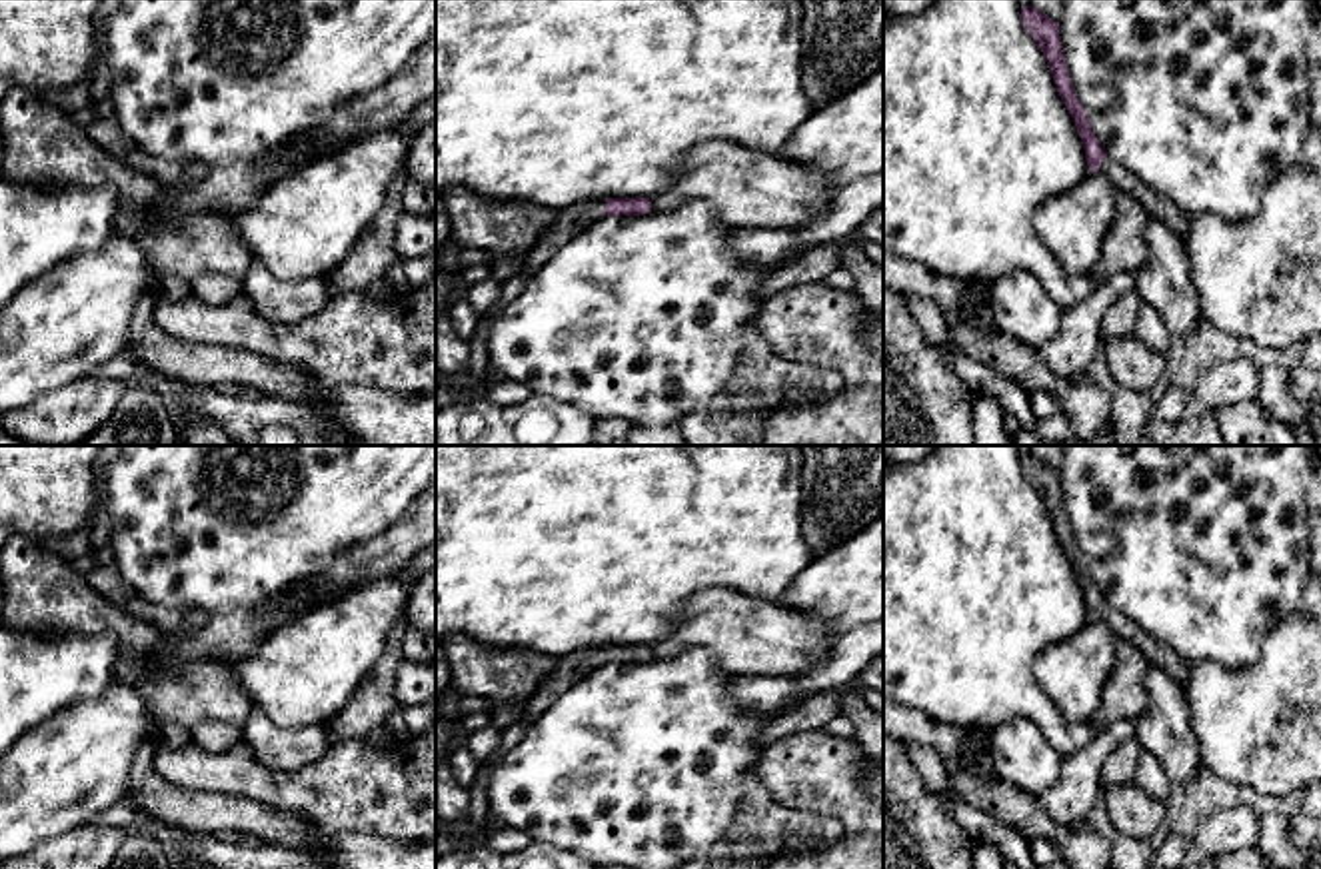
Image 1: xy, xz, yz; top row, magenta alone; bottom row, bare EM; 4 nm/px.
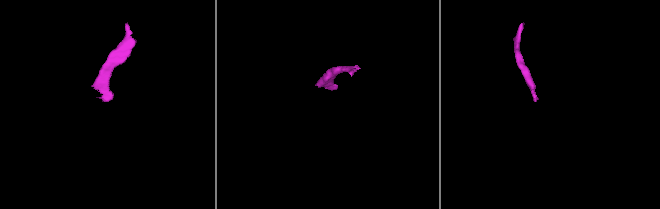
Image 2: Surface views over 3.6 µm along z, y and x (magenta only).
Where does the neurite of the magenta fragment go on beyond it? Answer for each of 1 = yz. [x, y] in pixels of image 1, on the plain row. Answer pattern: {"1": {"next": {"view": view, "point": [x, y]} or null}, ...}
{"1": {"next": {"view": "yz", "point": [1160, 654]}}}

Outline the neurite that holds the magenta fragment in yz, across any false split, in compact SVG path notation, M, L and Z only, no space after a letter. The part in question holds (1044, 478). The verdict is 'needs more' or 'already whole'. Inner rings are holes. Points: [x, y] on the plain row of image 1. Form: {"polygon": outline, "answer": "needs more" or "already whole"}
{"polygon": "M1033 451L1021 455L1021 469L1035 487L1035 491L1041 495L1049 511L1049 519L1053 523L1057 541L1061 543L1065 555L1069 557L1077 573L1077 581L1085 595L1085 607L1089 619L1105 621L1117 639L1133 643L1147 657L1151 665L1163 669L1165 675L1169 675L1179 687L1183 687L1187 683L1189 663L1167 643L1163 643L1161 639L1153 637L1149 631L1139 627L1125 613L1107 605L1099 585L1091 577L1087 559L1073 537L1073 529L1067 517L1063 491L1059 483L1059 471L1049 463L1045 463L1043 459L1039 459Z", "answer": "needs more"}

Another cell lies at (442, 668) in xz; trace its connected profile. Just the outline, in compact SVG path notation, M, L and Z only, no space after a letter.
M436 641L436 705L442 693L452 685L452 671L446 651L440 641Z

